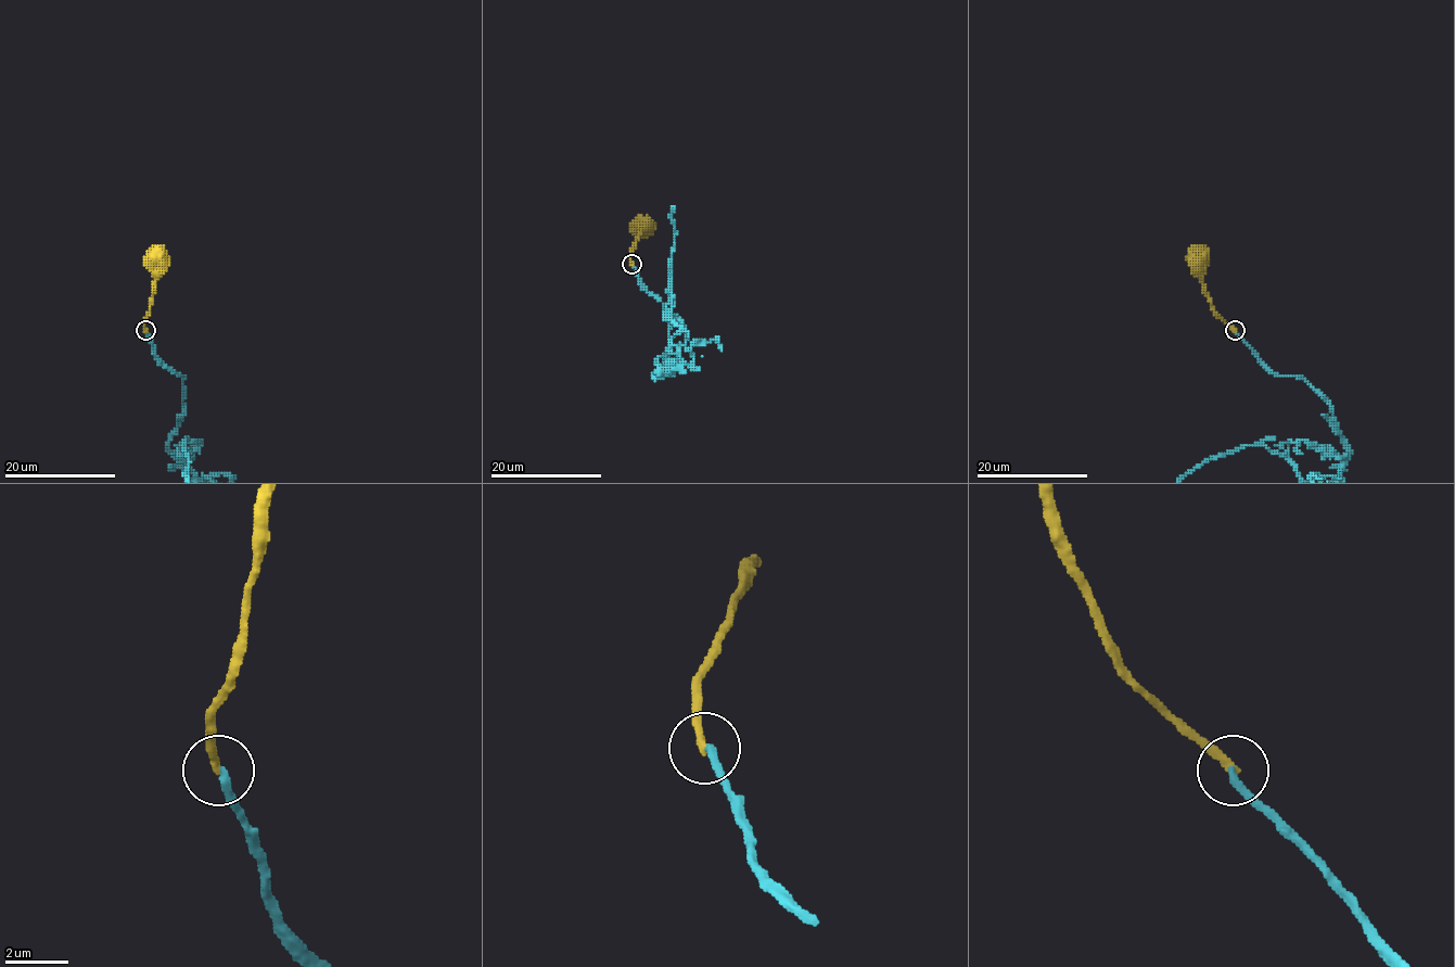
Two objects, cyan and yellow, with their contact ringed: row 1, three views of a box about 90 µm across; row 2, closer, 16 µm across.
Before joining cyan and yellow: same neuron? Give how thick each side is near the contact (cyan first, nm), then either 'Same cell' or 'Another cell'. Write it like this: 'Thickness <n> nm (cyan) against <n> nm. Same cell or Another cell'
Thickness 240 nm (cyan) against 280 nm. Another cell

